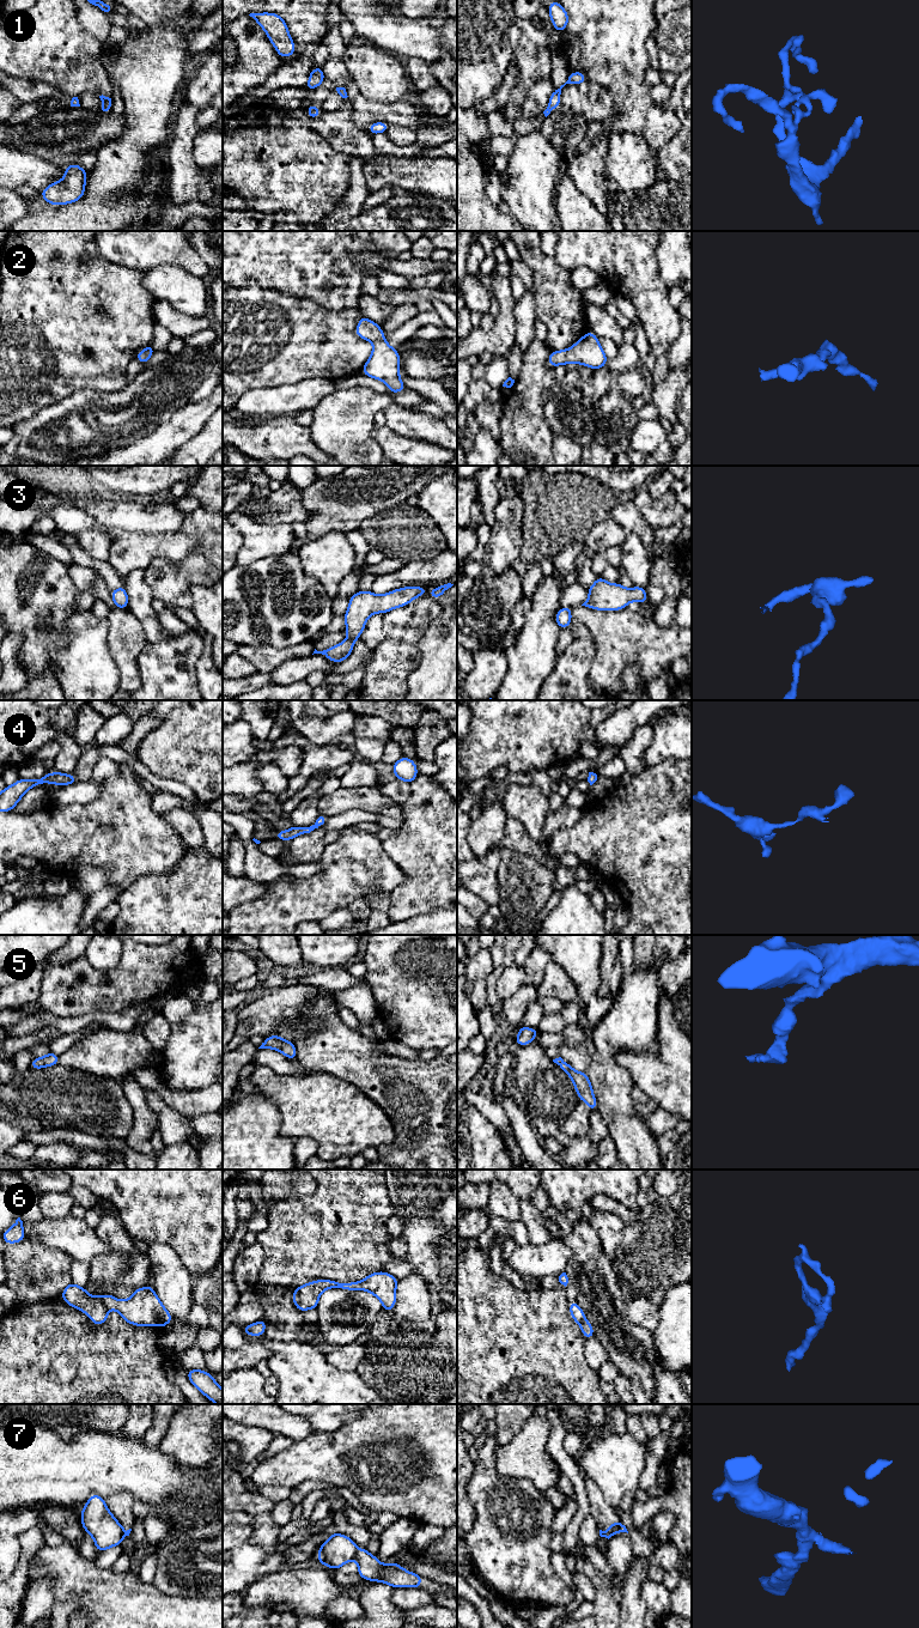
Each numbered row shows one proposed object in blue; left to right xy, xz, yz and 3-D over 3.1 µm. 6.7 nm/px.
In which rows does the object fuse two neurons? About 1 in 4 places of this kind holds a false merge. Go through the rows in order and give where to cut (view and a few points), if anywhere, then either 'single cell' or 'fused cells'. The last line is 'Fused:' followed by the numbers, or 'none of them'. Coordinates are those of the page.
1: no cut | single cell
2: no cut | single cell
3: no cut | single cell
4: no cut | single cell
5: no cut | single cell
6: no cut | single cell
7: xz (355, 1554), (354, 1557) | fused cells
Fused: 7

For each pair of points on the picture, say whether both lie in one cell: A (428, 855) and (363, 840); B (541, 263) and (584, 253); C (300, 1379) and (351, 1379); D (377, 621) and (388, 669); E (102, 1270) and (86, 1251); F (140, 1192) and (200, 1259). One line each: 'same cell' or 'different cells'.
A: different cells
B: different cells
C: same cell
D: different cells
E: different cells
F: same cell

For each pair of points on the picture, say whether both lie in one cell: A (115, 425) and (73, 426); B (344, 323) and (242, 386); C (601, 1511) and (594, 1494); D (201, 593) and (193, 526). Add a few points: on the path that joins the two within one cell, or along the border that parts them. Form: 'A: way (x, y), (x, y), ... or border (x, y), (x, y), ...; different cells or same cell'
A: way (104, 425), (84, 425); same cell
B: way (318, 334), (312, 340), (294, 340), (267, 365); same cell
C: way (598, 1507), (595, 1498); same cell
D: border (210, 584), (194, 584), (190, 588), (189, 608); different cells

